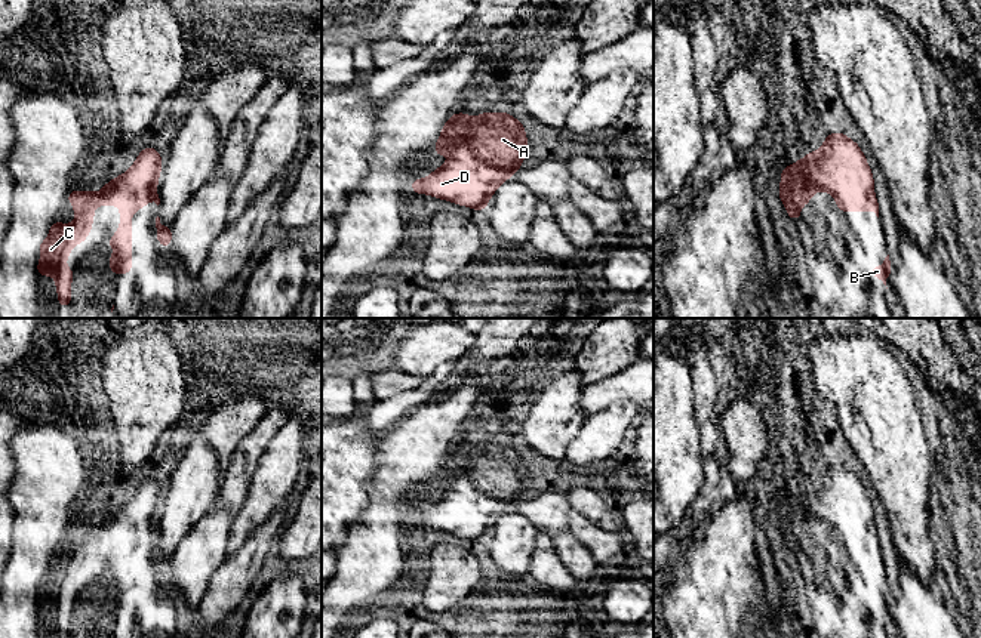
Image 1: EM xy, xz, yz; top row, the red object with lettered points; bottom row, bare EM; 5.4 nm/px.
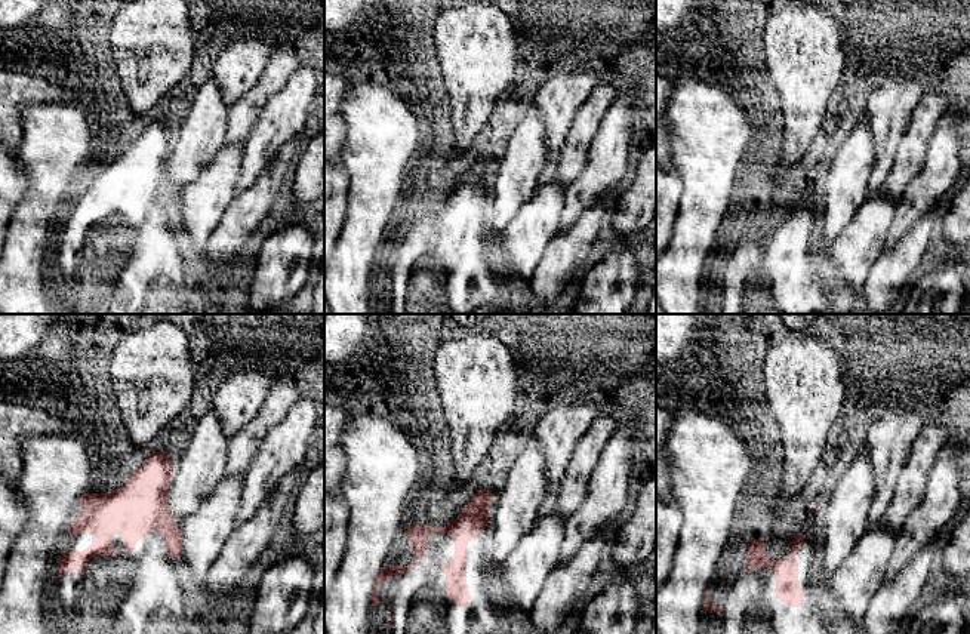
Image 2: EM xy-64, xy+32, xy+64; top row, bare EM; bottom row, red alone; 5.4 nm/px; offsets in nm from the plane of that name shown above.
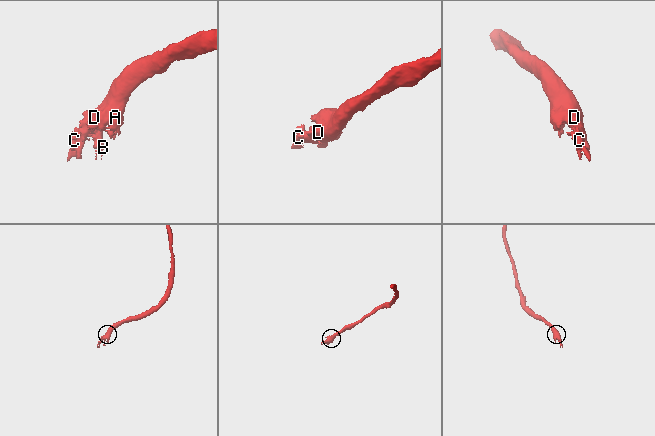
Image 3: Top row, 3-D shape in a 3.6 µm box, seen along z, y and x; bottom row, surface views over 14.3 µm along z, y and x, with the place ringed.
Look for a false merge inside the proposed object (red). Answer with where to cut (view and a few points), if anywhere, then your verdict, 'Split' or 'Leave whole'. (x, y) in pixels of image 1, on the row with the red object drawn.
No split. Leave whole

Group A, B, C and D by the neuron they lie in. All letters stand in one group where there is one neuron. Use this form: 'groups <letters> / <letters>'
groups A B C D

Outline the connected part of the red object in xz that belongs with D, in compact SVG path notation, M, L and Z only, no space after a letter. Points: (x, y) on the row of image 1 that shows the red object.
M505 111L482 113L477 117L465 113L452 114L433 145L437 155L449 155L450 158L427 178L413 179L410 182L412 192L448 200L482 213L498 187L522 169L529 145L525 127Z

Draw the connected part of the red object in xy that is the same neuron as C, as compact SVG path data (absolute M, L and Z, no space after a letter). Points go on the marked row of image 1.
M148 145L124 173L108 181L101 191L79 189L67 192L76 219L70 225L59 221L52 222L50 234L39 244L41 255L37 263L37 275L55 277L59 306L71 305L71 280L76 272L64 265L73 247L82 244L92 231L96 206L114 204L120 209L120 226L113 238L105 241L107 246L114 247L114 255L108 258L110 274L117 272L123 277L127 271L133 271L132 213L144 209L148 200L157 206L160 204L156 189L163 161L157 150Z

